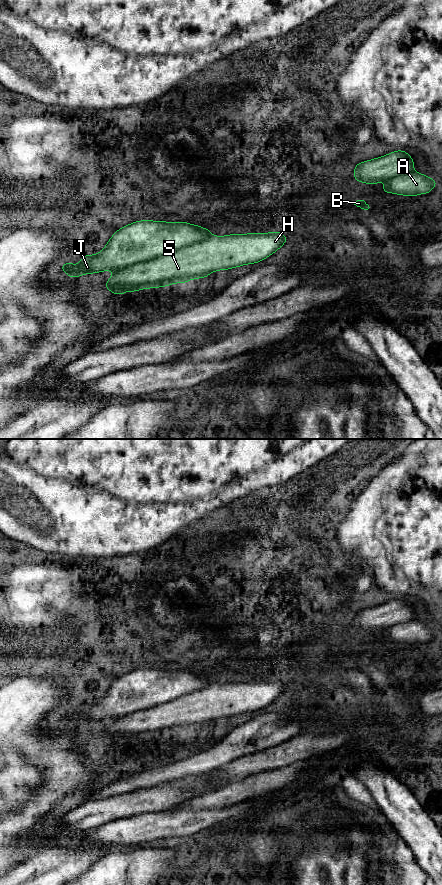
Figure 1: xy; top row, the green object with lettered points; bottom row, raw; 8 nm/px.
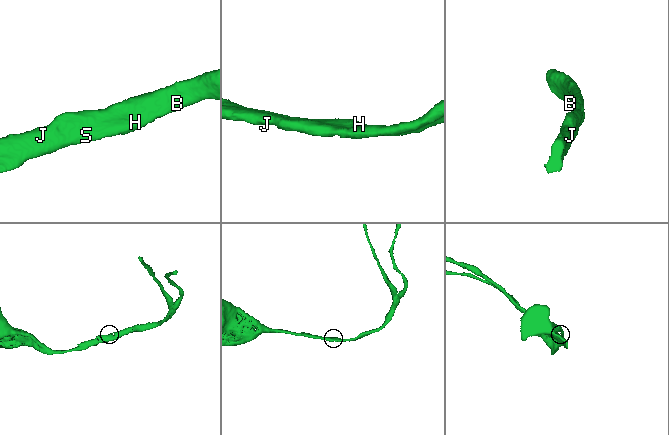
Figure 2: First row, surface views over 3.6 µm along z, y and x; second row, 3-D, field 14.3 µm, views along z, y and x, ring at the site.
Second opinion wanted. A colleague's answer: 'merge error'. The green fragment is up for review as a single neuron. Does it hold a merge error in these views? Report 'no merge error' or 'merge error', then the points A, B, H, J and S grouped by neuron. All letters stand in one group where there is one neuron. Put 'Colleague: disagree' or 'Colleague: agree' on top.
Colleague: agree
merge error | A B H S / J

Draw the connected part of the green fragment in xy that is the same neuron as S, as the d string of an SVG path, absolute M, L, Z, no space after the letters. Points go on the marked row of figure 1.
M278 231L209 236L200 242L166 255L116 270L105 283L105 289L115 295L123 295L127 291L137 292L141 289L187 283L192 279L206 278L210 273L218 270L229 270L246 264L258 263L278 251L285 243L287 243L287 236Z

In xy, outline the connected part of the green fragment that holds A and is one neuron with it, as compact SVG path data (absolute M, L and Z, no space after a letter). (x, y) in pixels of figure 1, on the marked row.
M411 172L387 180L386 185L380 188L385 193L413 197L420 194L428 194L437 185L439 184L435 179L421 173Z

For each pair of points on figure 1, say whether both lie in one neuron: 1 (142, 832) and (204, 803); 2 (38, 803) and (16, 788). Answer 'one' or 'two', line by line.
1: two
2: two

